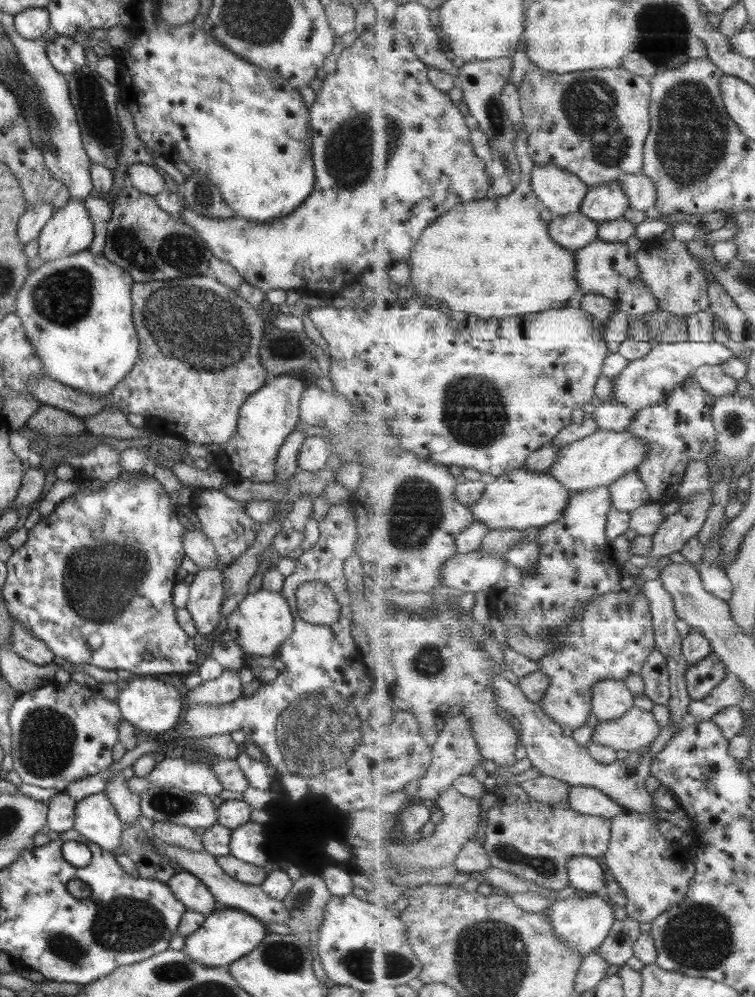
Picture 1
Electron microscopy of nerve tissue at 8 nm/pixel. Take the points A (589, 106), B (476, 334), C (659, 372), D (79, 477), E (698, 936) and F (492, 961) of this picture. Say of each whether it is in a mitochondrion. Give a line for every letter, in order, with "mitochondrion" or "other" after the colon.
A: mitochondrion
B: other
C: other
D: other
E: mitochondrion
F: mitochondrion

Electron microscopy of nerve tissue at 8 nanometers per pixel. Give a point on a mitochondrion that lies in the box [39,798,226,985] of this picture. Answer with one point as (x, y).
(126, 925)

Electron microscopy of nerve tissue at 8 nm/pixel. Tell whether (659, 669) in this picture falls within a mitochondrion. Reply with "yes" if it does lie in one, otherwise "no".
no

